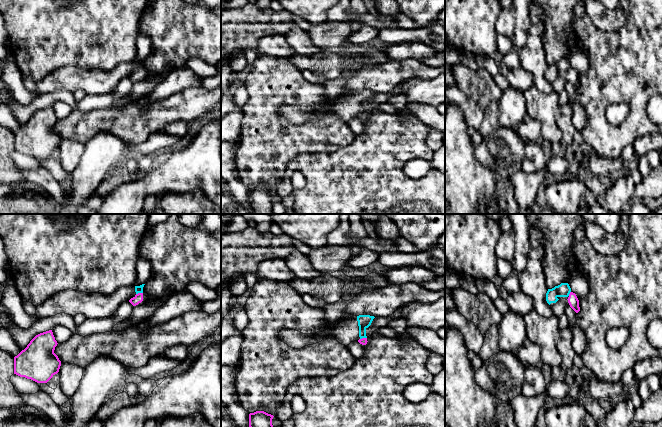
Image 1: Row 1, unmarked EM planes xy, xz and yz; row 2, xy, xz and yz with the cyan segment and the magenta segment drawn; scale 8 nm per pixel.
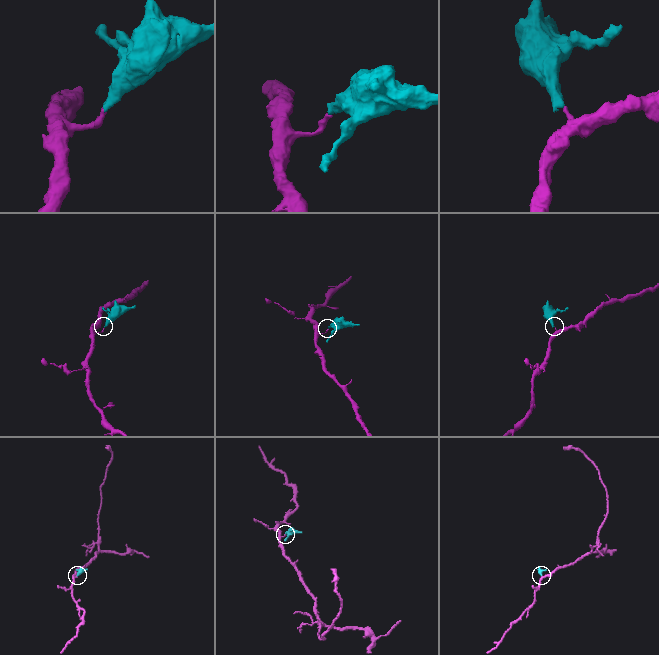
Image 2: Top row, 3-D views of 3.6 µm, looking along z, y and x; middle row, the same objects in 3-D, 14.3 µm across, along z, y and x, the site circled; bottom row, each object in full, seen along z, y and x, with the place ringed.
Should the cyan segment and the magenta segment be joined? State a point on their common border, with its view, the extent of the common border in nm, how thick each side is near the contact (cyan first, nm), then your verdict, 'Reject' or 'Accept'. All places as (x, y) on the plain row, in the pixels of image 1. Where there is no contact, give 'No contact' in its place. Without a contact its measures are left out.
Touches cyan at xy (139, 68). Shared border 60 nm. Thickness 60 nm (cyan) against 70 nm. Reject

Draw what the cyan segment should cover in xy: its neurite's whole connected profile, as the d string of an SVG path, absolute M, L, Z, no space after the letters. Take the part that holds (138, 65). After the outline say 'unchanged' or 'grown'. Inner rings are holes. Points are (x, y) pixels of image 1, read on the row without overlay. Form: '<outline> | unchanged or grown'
M144 61L122 63L108 71L73 65L63 66L37 82L35 91L39 95L60 89L73 93L76 90L83 90L88 95L105 94L114 90L123 78L129 77L138 69L143 69Z | grown

